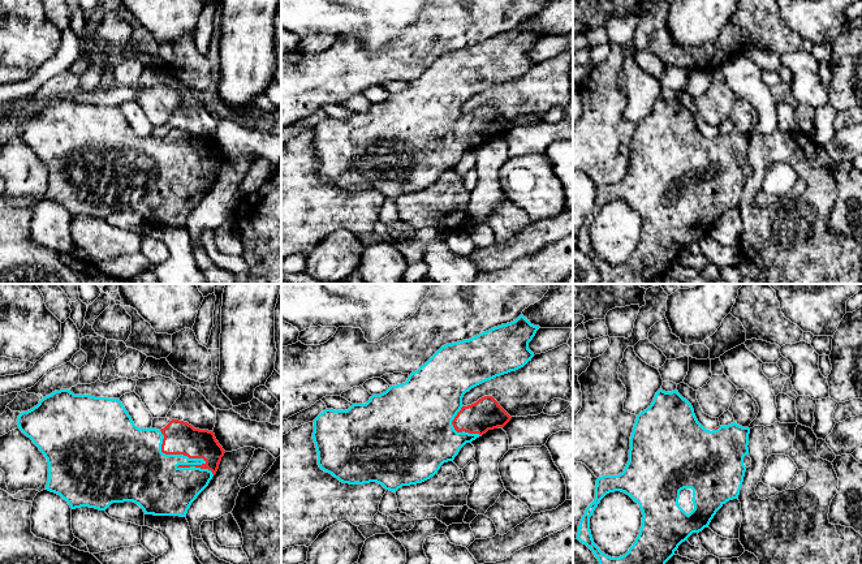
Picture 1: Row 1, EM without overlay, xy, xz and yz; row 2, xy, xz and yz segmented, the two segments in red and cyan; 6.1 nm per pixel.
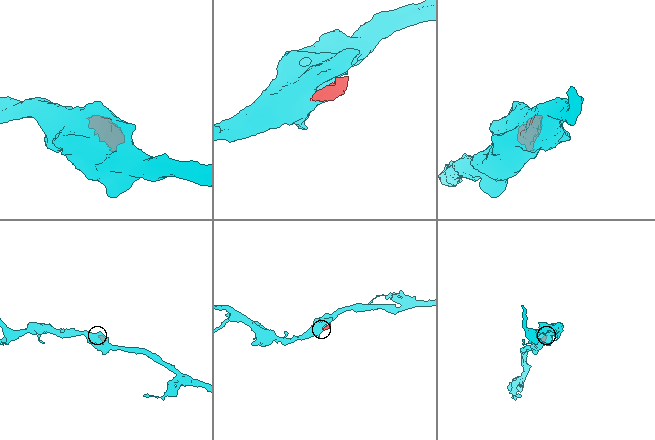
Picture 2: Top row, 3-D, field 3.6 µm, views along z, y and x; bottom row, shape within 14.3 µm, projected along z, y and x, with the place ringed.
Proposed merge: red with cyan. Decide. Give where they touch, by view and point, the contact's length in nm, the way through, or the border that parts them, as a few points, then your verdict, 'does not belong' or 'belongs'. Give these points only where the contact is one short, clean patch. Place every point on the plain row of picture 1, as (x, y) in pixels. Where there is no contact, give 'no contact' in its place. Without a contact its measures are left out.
contact xy (182, 162); length 440 nm; belongs

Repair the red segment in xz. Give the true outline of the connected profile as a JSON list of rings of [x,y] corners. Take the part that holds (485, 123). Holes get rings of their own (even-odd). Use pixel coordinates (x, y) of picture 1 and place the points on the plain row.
[[[521,22],[510,31],[441,55],[405,91],[372,103],[366,112],[353,112],[348,119],[326,117],[314,128],[319,176],[342,191],[376,190],[393,201],[430,188],[444,171],[453,169],[466,151],[510,129],[492,104],[467,115],[462,113],[462,106],[471,96],[531,69],[534,61],[529,51],[539,36]]]

